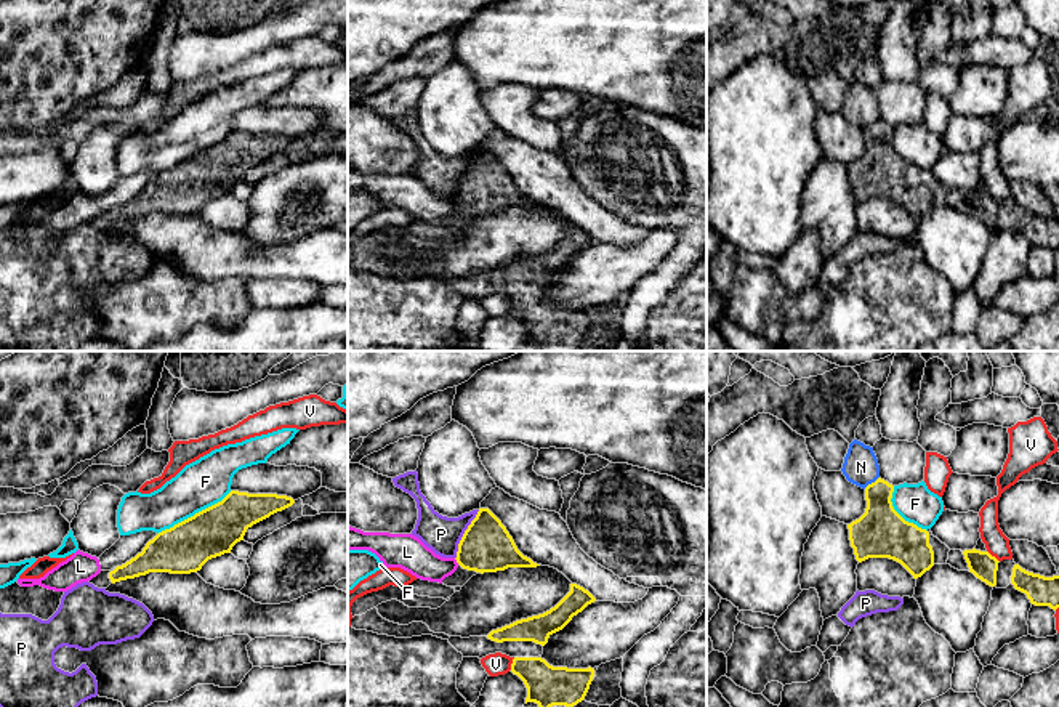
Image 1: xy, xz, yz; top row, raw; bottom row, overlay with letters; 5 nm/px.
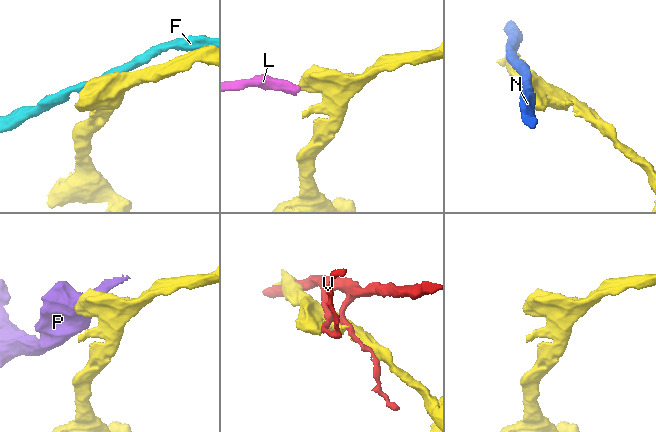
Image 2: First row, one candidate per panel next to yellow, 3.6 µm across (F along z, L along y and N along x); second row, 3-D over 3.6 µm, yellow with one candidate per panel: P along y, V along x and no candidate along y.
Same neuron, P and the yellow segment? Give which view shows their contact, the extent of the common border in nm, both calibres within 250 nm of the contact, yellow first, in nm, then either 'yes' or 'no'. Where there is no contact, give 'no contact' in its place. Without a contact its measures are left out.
contact in xz; length 280 nm; calibres 260 and 180 nm; no

